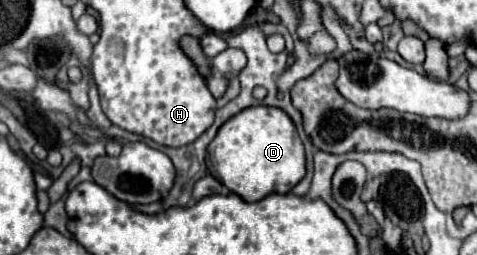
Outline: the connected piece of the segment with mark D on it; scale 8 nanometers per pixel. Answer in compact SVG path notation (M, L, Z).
M253 106L229 118L207 148L207 168L245 202L259 202L271 192L291 192L305 176L305 150L291 118L271 106Z

